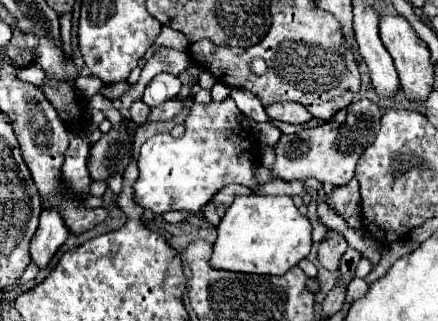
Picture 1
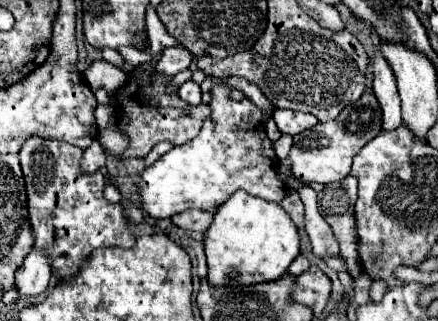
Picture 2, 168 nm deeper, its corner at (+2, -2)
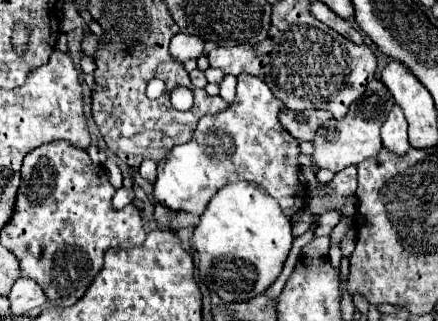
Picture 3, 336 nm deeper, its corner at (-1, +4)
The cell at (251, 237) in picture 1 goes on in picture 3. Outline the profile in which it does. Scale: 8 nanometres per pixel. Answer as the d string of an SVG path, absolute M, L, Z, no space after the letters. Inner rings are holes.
M239 181L223 187L207 205L205 213L201 215L199 225L191 237L195 251L199 253L199 273L205 285L215 291L221 301L247 301L259 293L263 293L283 271L283 263L291 251L293 235L291 235L291 221L281 211L279 203L267 195L259 185Z

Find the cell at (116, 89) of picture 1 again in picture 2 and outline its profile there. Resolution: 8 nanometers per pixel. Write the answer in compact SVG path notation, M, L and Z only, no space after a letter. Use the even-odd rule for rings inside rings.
M96 59L84 71L84 81L90 85L92 91L96 91L98 87L104 87L112 95L116 93L118 87L126 83L126 73L104 59Z

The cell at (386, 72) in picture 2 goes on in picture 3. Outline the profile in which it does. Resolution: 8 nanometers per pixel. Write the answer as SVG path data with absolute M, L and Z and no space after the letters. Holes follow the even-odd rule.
M393 105L387 121L383 123L381 139L383 139L383 147L387 147L389 151L393 151L397 155L407 153L407 149L409 149L407 121L405 121L405 115L399 105Z

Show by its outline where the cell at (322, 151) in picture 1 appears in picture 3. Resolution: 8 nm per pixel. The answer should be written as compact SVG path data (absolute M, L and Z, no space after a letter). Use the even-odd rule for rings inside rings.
M379 79L369 81L365 93L351 103L349 113L343 119L339 119L339 121L329 119L317 131L317 135L313 139L315 151L311 153L313 167L329 169L329 171L337 173L349 165L357 165L369 157L375 157L381 149L379 129L381 129L385 117L389 115L391 107L393 107L393 95L389 93L389 89L385 89L385 85Z

